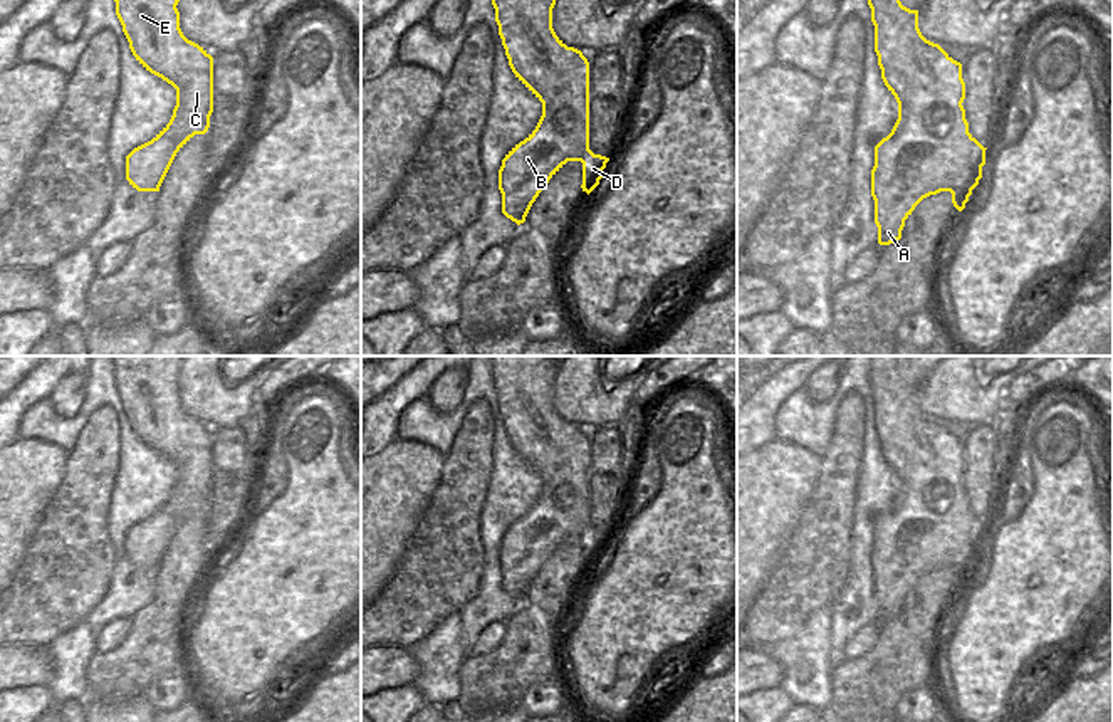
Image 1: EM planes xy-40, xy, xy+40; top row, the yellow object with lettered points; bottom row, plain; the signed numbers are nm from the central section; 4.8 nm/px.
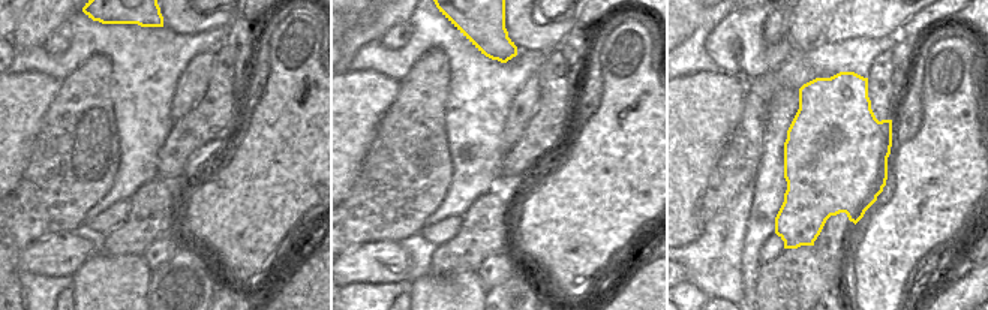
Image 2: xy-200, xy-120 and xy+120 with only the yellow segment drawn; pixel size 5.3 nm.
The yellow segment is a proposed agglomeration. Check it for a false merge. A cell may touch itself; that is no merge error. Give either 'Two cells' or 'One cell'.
One cell

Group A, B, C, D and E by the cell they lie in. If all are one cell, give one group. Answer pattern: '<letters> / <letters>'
A B C D E

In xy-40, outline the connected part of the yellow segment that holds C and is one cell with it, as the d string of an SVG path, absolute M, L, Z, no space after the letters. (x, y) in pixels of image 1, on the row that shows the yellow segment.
M114 0L116 15L136 60L176 89L170 123L148 143L126 156L126 180L138 191L159 191L176 153L195 136L205 134L213 112L213 57L188 40L180 29L180 0Z

